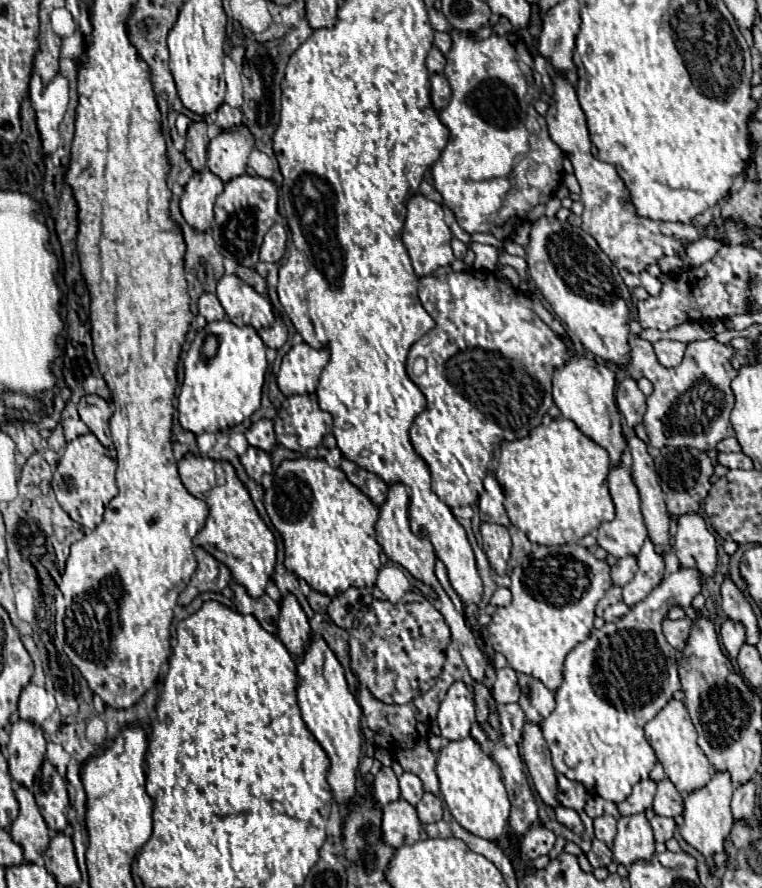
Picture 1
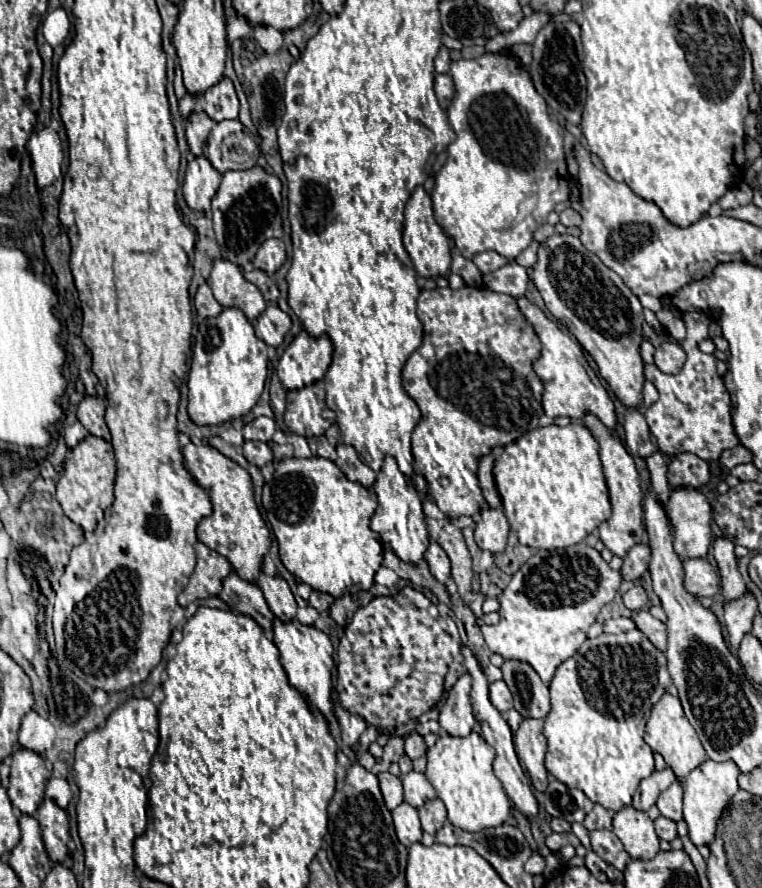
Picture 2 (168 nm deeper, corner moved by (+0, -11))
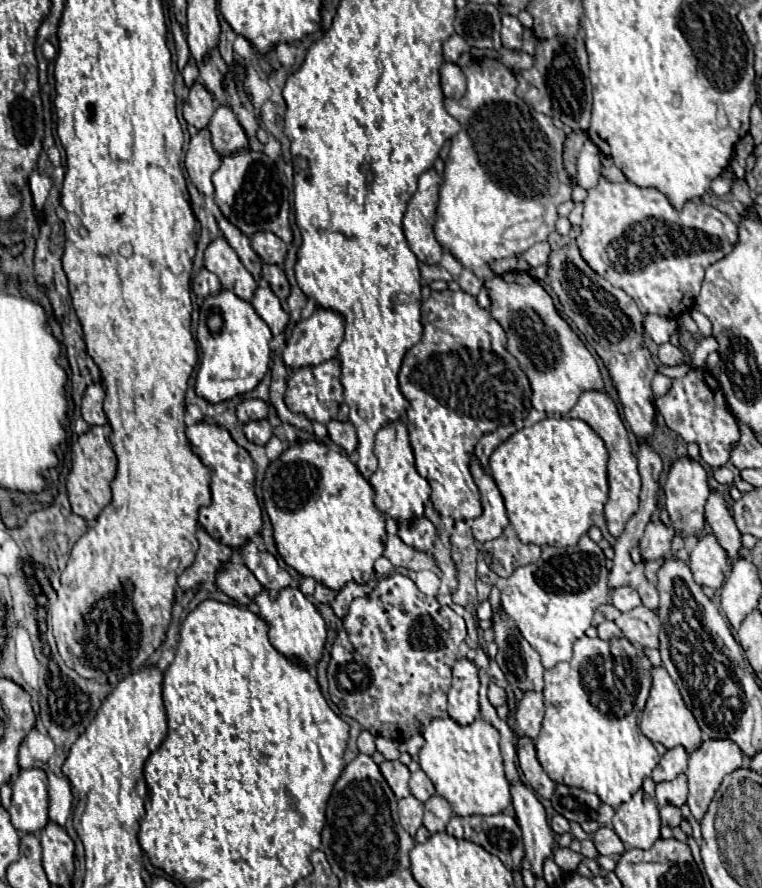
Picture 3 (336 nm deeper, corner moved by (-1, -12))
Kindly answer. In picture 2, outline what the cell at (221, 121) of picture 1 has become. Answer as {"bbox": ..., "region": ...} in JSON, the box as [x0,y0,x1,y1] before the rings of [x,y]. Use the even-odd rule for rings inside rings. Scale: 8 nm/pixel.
{"bbox":[205,78,239,122],"region":[[[223,78],[211,90],[207,90],[207,94],[205,94],[205,114],[213,122],[237,120],[239,100],[237,100],[237,94],[235,94],[233,84],[227,78]]]}

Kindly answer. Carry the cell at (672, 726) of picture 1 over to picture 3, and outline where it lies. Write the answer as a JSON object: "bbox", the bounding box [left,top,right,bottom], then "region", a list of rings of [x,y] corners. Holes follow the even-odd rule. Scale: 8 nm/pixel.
{"bbox":[640,667,702,753],"region":[[[652,667],[652,689],[650,689],[642,719],[640,719],[640,731],[650,741],[662,743],[666,749],[682,745],[688,753],[692,753],[702,743],[702,731],[698,727],[692,711],[688,711],[676,683],[668,675],[668,671],[664,671],[664,667]]]}

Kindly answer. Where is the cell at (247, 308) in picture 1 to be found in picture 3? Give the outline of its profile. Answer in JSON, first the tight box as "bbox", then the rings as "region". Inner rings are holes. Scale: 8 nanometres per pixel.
{"bbox":[204,235,256,299],"region":[[[220,235],[216,237],[204,251],[204,267],[218,275],[224,289],[234,291],[242,299],[252,299],[252,293],[256,289],[254,277],[248,273],[248,269],[238,259],[236,251],[228,245],[228,241]]]}

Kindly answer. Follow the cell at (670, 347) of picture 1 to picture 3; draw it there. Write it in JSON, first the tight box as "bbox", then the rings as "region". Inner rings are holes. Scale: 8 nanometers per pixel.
{"bbox":[658,343,684,367],"region":[[[662,343],[660,349],[658,349],[658,359],[668,365],[668,367],[674,367],[674,365],[680,365],[684,361],[684,353],[678,345],[674,343]]]}

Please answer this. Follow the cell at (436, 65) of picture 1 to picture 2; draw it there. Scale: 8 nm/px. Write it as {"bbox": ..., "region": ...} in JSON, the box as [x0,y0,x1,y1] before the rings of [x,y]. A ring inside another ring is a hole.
{"bbox":[435,46,451,74],"region":[[[441,46],[437,58],[435,58],[435,72],[437,74],[447,74],[449,72],[449,64],[451,64],[451,58],[449,58],[449,50],[445,46]]]}

